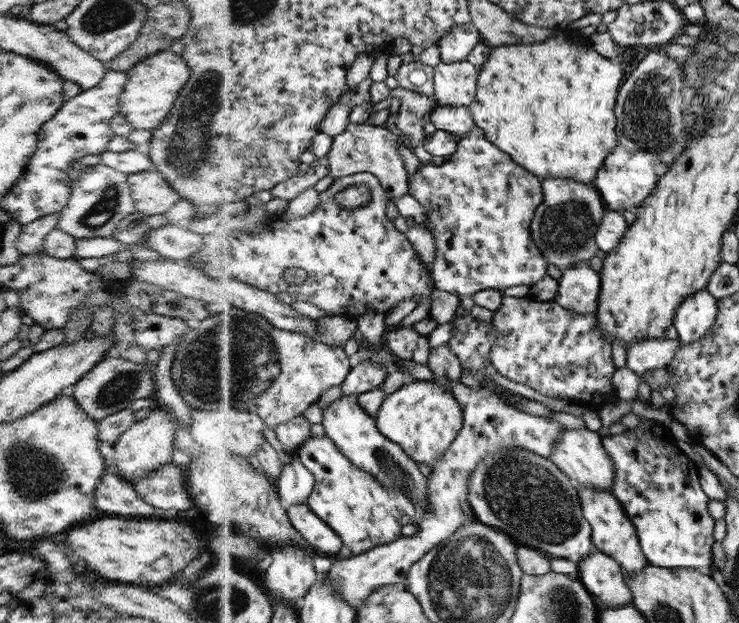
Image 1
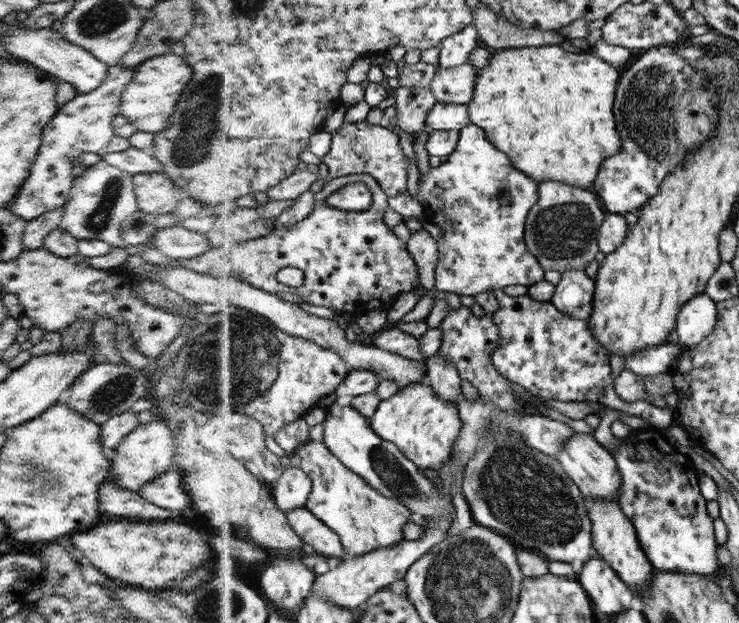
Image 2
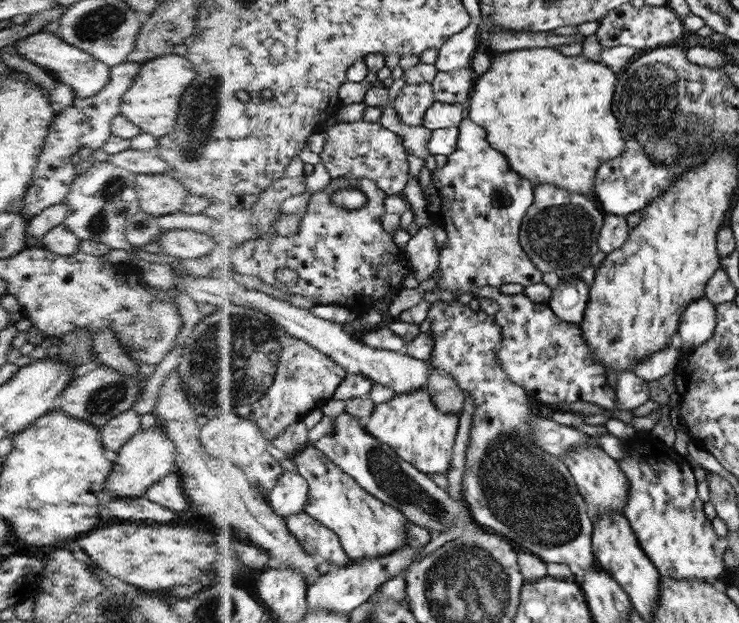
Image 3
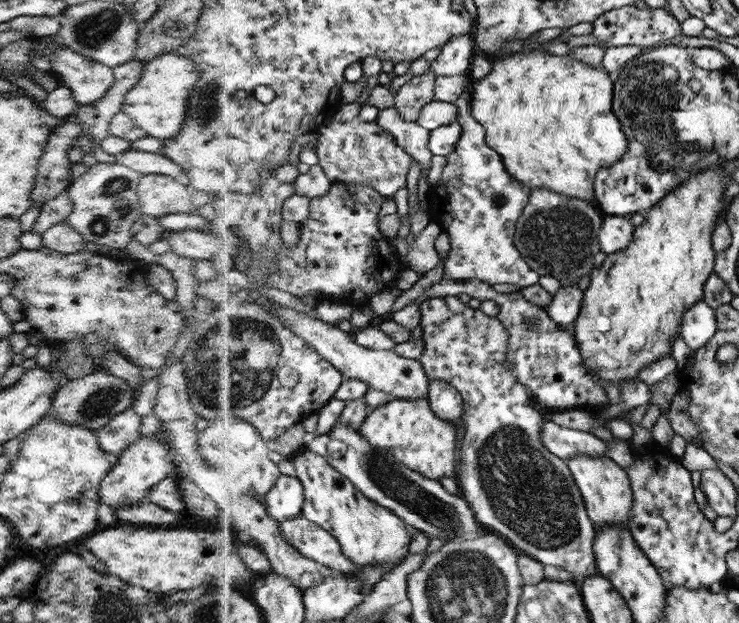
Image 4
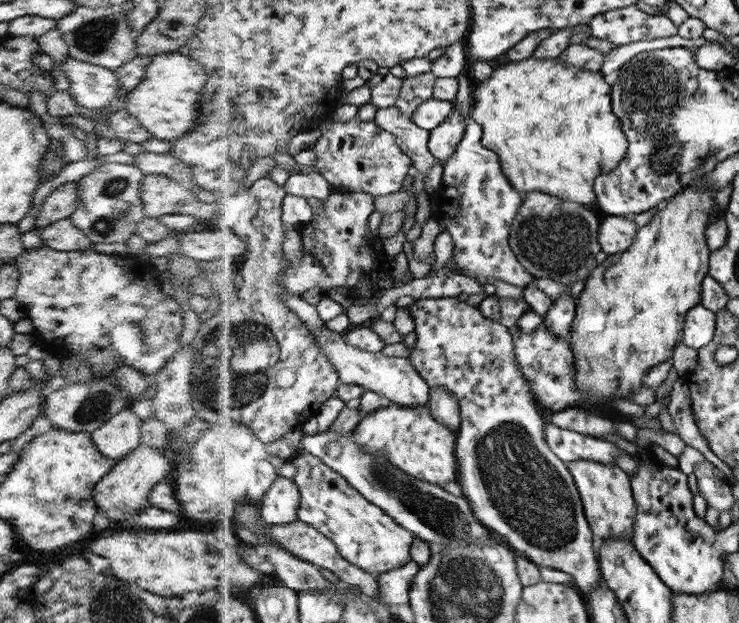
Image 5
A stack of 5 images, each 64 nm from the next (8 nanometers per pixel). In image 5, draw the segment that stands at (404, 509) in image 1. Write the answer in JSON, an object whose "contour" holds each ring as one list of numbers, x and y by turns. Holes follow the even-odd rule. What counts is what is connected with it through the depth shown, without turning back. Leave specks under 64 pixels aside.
{"contour":[[302,452,293,462,297,467,297,475,294,479,299,483,300,490,303,491,303,505,299,518,329,536,338,545,346,560,377,576,407,566,411,562,413,544,417,539,411,530,404,528,383,507,370,502,355,486,352,486,352,483,343,474,324,462,323,458,312,453]]}

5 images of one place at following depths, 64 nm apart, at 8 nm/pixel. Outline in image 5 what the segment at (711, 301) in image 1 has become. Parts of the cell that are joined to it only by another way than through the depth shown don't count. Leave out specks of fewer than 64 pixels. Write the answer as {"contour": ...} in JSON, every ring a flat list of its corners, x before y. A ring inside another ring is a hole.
{"contour":[[697,305,687,314,683,344,698,351,715,337,715,331,716,313]]}

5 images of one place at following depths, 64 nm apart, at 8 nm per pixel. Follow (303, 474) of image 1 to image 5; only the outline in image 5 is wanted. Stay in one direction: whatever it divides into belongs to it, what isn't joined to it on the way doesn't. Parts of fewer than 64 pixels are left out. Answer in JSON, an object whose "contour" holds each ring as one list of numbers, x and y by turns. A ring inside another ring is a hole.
{"contour":[[280,477,261,500,260,509,268,524,283,525,299,520,303,491,295,479]]}

